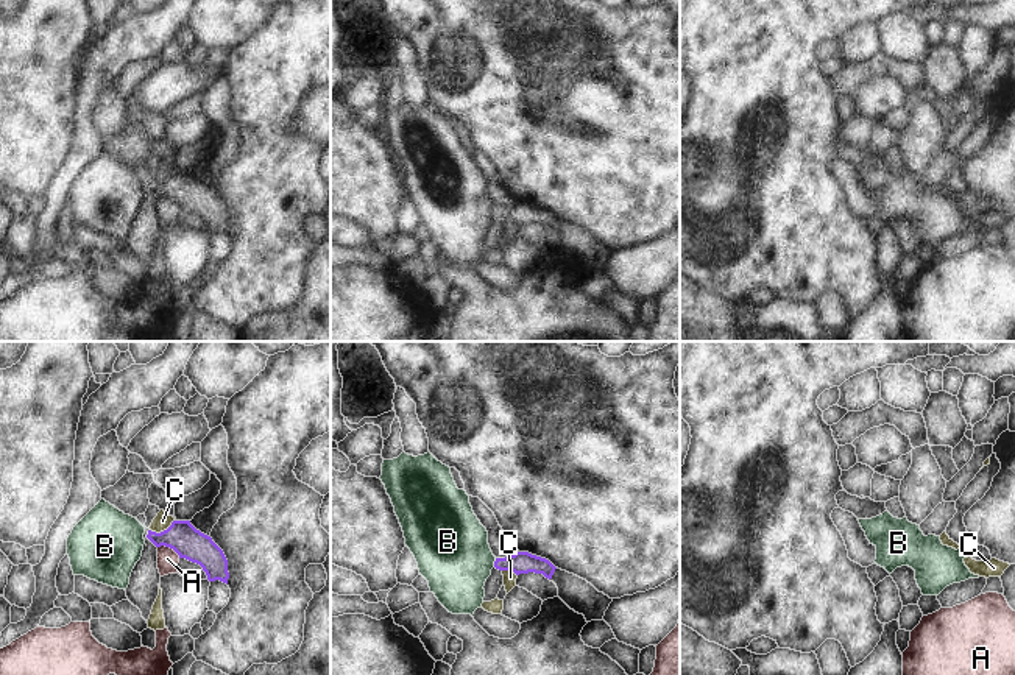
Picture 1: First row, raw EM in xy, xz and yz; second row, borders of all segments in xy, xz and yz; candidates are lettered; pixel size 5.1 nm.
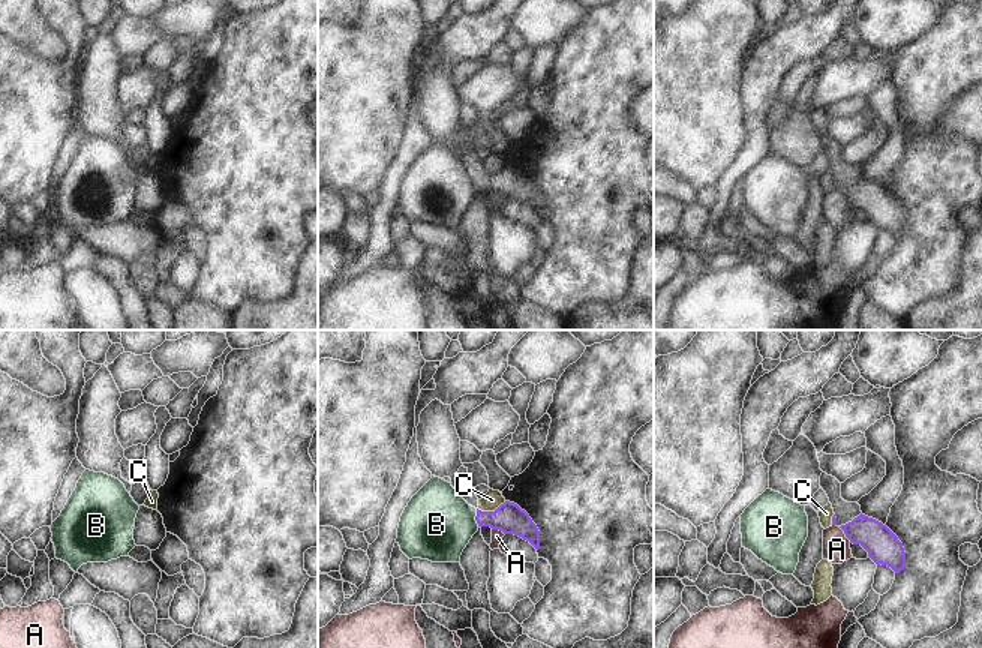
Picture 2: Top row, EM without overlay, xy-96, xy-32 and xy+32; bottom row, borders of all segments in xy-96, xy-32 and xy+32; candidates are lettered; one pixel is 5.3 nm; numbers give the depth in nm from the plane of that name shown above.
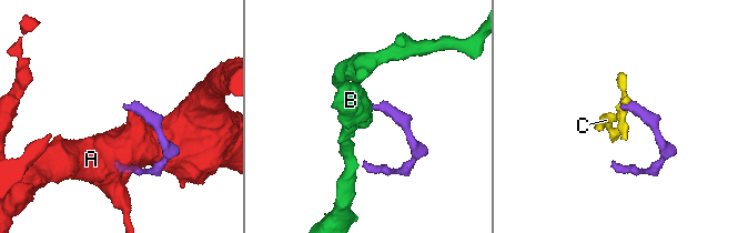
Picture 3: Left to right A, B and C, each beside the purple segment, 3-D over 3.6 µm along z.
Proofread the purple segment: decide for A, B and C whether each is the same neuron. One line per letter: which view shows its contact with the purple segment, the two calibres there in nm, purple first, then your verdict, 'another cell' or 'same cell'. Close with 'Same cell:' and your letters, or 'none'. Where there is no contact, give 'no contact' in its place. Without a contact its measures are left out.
A: xy | 160/110 nm | another cell
B: xz | 110/380 nm | another cell
C: xy | 160/90 nm | another cell
Same cell: none

